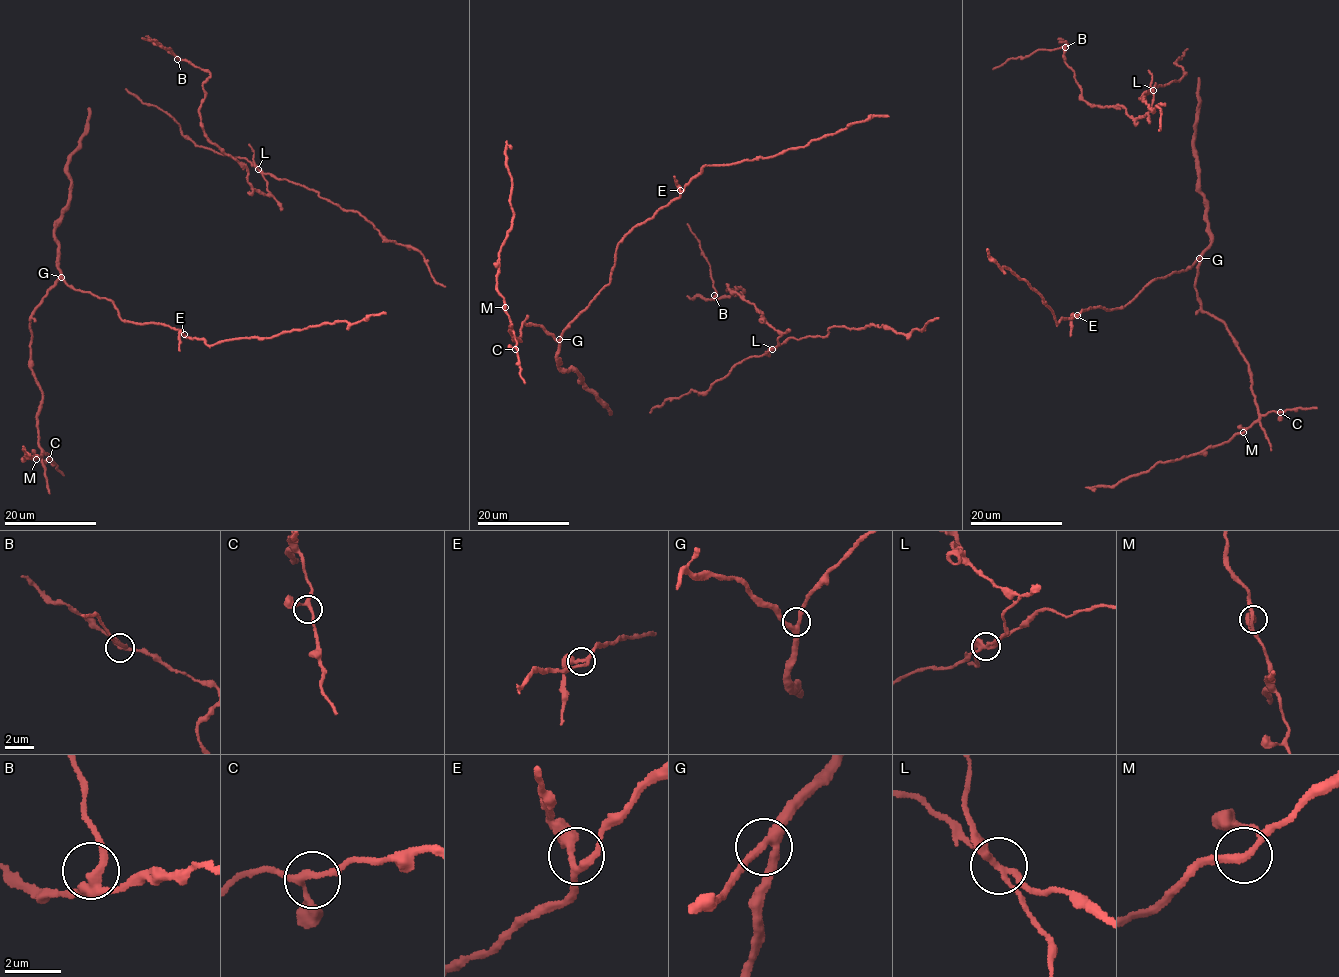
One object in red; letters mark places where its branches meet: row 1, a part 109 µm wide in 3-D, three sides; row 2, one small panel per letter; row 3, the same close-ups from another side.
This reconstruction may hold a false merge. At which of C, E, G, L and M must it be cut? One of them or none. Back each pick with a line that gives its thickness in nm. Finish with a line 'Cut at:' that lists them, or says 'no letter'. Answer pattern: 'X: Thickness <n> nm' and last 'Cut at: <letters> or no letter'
L: Thickness 260 nm
Cut at: L

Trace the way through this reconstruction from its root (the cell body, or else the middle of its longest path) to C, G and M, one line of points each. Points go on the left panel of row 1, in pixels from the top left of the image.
C: (73, 153), (69, 205), (54, 232), (60, 277), (29, 320), (31, 371), (42, 393), (39, 446), (49, 459)
G: (73, 153), (68, 164), (69, 205), (54, 232), (61, 277)
M: (73, 153), (69, 205), (54, 232), (60, 277), (29, 320), (31, 371), (42, 395), (36, 459)

